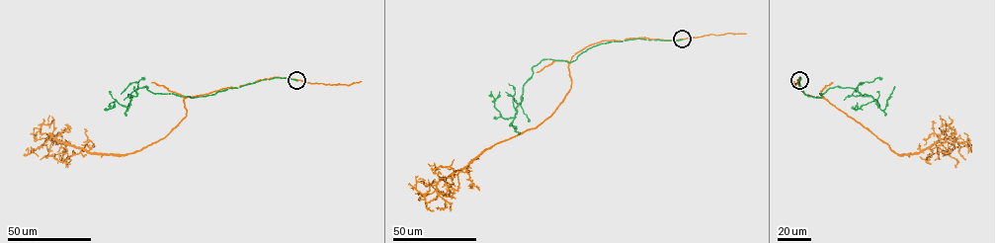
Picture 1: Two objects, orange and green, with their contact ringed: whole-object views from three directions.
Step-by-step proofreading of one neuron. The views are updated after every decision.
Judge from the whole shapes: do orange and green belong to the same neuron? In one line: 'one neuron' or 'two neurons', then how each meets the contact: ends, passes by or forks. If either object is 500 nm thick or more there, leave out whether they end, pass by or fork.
two neurons | orange passes by | green ends

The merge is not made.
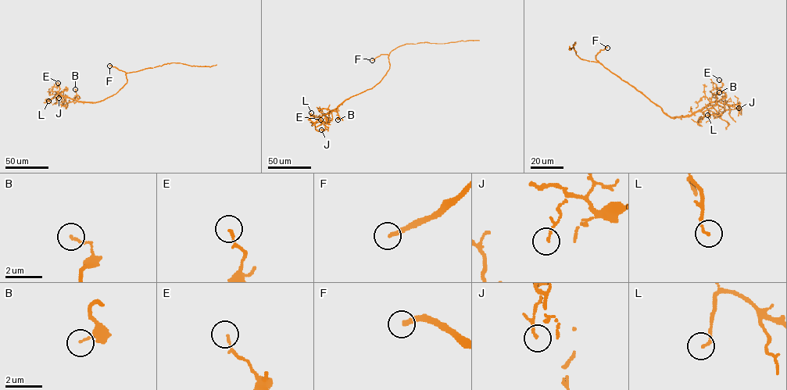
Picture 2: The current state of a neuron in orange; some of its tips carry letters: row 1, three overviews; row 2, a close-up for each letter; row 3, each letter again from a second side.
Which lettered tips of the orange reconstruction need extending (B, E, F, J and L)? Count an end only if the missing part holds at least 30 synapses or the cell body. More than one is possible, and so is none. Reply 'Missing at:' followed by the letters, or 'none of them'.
Missing at: F

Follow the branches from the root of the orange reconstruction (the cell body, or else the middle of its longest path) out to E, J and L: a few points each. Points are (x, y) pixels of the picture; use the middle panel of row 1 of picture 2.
E: (388, 69), (371, 88), (350, 97), (335, 109), (315, 118), (320, 119)
J: (388, 69), (371, 88), (350, 97), (324, 114), (320, 120), (325, 129), (321, 130)
L: (388, 69), (371, 88), (346, 99), (316, 122), (310, 119), (311, 112)

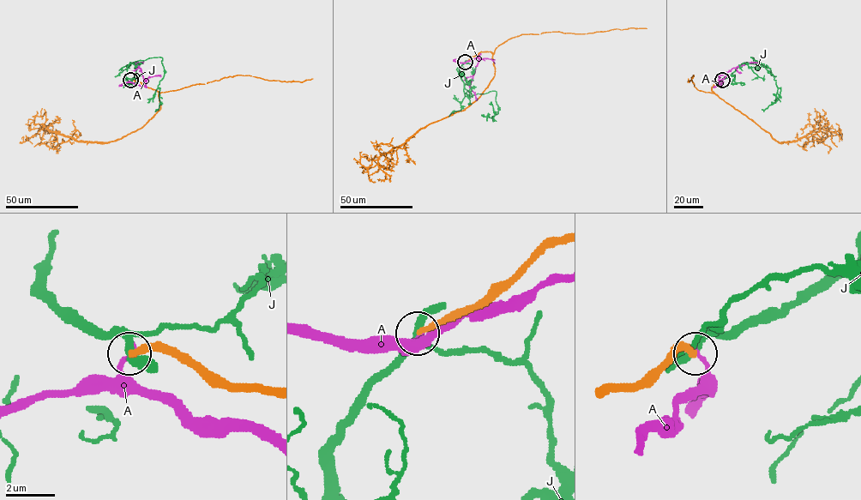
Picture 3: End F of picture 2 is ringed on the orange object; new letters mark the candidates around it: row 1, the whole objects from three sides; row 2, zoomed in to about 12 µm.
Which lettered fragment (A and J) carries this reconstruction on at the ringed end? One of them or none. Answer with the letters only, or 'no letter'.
no letter

